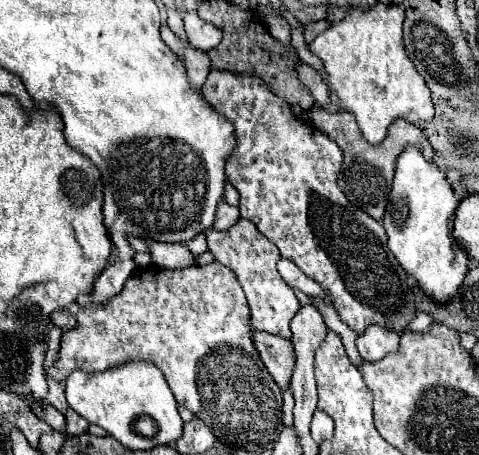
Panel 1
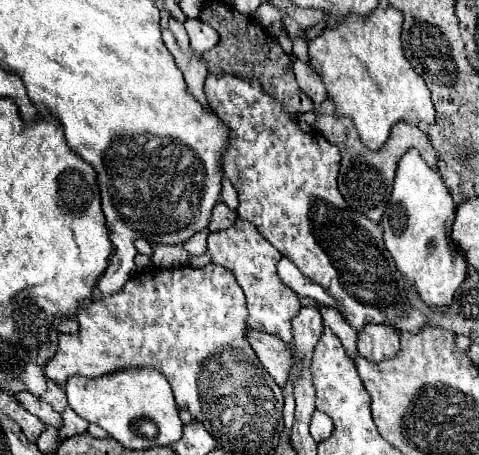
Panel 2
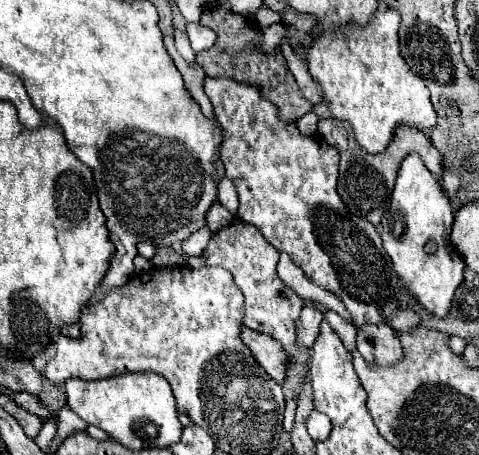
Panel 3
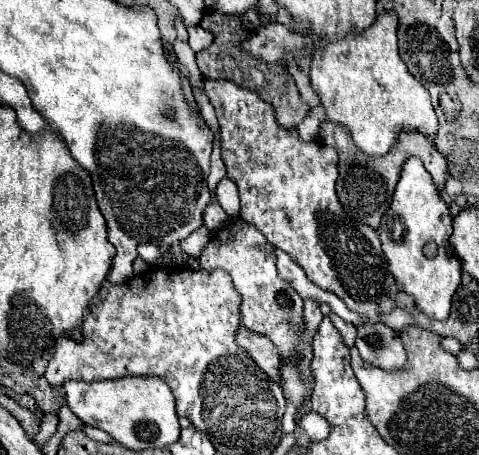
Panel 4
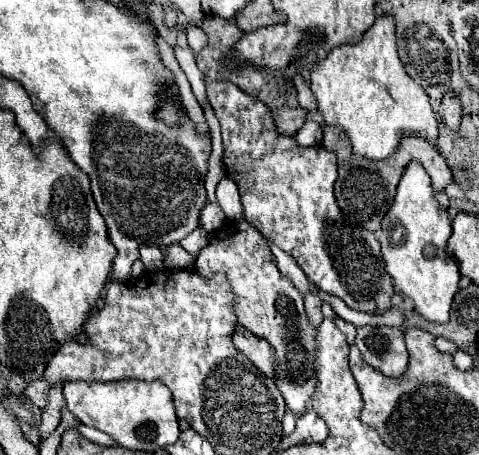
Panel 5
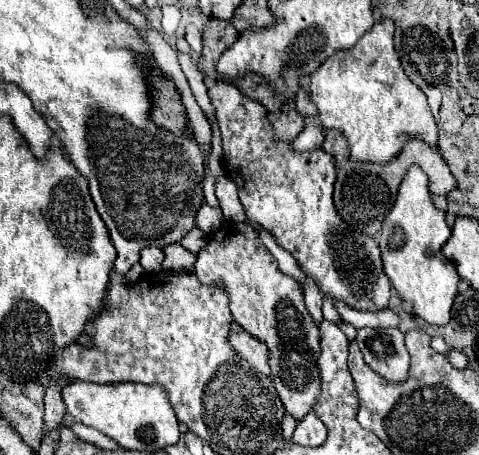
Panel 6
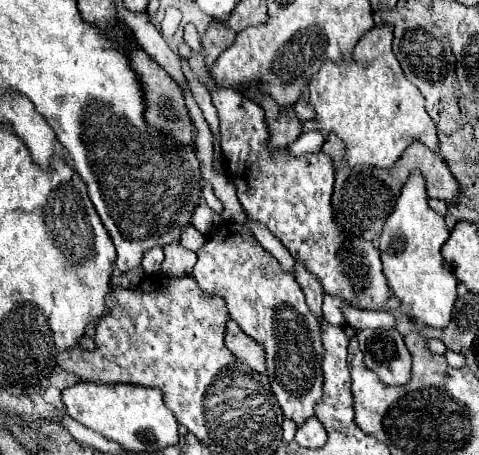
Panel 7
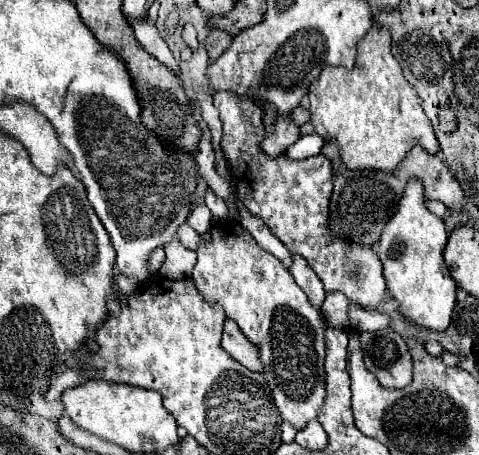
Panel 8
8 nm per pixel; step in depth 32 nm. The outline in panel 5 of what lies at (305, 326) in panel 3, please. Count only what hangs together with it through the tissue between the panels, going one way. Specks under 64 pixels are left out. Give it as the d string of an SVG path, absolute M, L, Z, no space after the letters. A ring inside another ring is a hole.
M306 292L304 296L304 306L306 306L306 312L308 312L308 318L312 320L312 326L318 326L324 316L320 312L320 306L322 306L322 300L318 296L318 292Z

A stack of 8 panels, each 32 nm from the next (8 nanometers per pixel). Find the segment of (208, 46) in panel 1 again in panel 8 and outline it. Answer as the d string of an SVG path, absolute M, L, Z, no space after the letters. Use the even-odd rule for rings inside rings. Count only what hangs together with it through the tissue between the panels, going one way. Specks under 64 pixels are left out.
M184 24L184 26L182 26L182 40L184 40L192 50L196 50L196 48L198 48L196 30L194 30L194 26L192 26L192 24Z

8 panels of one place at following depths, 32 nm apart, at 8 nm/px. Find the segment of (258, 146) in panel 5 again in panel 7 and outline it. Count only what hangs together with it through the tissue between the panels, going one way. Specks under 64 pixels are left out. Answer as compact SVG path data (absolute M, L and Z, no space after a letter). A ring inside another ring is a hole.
M210 86L210 94L220 116L220 146L228 176L238 188L238 200L246 214L266 224L294 258L304 260L304 266L316 274L326 294L340 294L356 308L380 310L390 298L380 254L372 242L344 236L334 222L330 206L334 186L332 160L324 152L300 158L288 156L288 150L270 152L266 148L268 128L264 110L256 102L232 88Z

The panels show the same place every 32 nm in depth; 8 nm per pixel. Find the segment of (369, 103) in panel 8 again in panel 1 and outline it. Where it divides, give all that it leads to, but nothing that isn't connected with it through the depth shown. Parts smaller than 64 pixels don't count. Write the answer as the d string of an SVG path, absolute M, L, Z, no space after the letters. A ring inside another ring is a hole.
M376 4L376 8L370 8L368 12L348 12L344 18L344 26L340 28L340 22L330 26L330 30L324 30L312 44L310 52L316 54L324 70L328 74L328 90L338 96L342 110L352 114L356 118L356 124L364 136L364 140L372 146L378 146L384 142L388 128L394 120L404 118L412 124L422 126L424 122L434 118L434 104L430 100L430 88L426 86L424 78L416 72L414 64L408 60L404 46L402 46L402 22L404 22L404 10L394 4Z

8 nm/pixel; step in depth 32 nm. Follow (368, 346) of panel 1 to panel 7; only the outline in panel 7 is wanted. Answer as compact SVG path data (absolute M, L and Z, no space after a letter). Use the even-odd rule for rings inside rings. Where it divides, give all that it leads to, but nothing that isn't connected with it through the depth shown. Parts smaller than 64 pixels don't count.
M396 328L388 330L360 330L360 350L364 350L364 364L386 386L404 386L410 382L410 352Z

